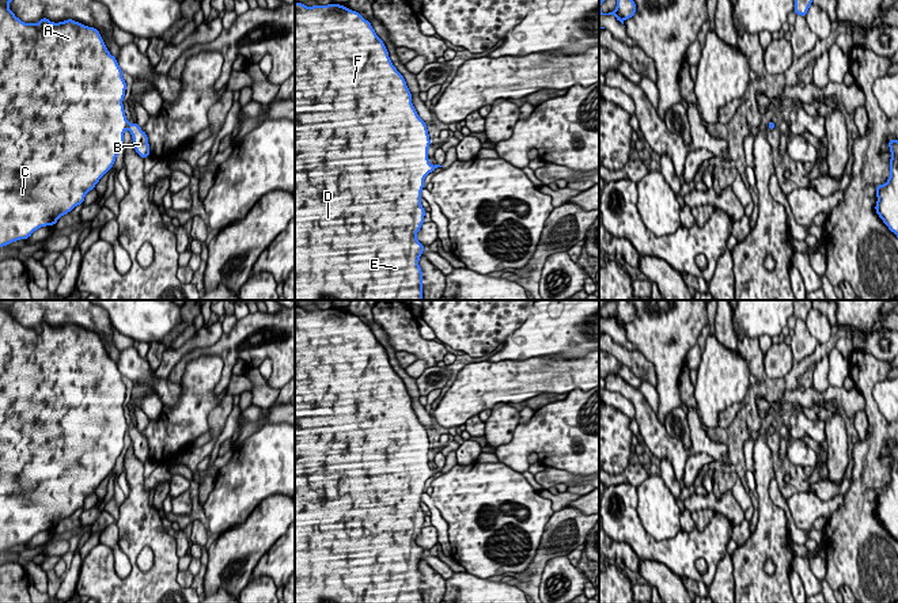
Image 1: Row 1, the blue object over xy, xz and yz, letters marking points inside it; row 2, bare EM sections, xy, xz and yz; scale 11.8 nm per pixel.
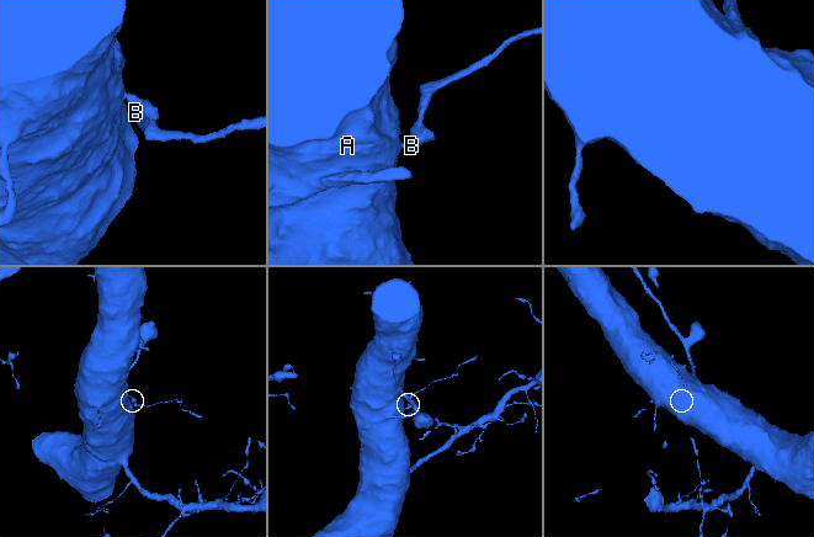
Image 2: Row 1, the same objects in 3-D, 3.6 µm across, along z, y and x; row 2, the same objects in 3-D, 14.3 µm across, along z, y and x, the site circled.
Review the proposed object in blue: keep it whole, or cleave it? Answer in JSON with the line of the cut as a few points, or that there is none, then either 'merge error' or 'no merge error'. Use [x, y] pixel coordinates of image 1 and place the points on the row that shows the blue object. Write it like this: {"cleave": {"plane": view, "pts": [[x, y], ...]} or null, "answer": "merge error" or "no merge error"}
{"cleave": null, "answer": "no merge error"}

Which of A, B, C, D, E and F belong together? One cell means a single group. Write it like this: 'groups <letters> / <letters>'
groups A B C D E F

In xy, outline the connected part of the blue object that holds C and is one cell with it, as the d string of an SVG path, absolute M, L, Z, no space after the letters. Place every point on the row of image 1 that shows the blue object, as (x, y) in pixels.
M0 0L0 247L27 239L41 227L54 225L61 216L69 213L75 206L82 205L84 196L95 189L99 179L113 167L124 143L126 128L132 134L133 147L139 156L143 159L149 156L147 133L140 129L141 126L139 124L129 124L126 120L122 105L126 83L117 58L107 50L99 31L72 19L53 23L48 18L42 18L38 24L23 23L10 10L8 4L11 1Z

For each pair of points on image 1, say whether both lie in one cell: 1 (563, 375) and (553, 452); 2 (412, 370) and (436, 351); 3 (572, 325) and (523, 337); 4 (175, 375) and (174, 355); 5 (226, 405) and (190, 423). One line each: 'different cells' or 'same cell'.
1: different cells
2: different cells
3: same cell
4: different cells
5: different cells

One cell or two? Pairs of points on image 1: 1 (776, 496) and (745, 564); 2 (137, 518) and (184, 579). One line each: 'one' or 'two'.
1: two
2: two

